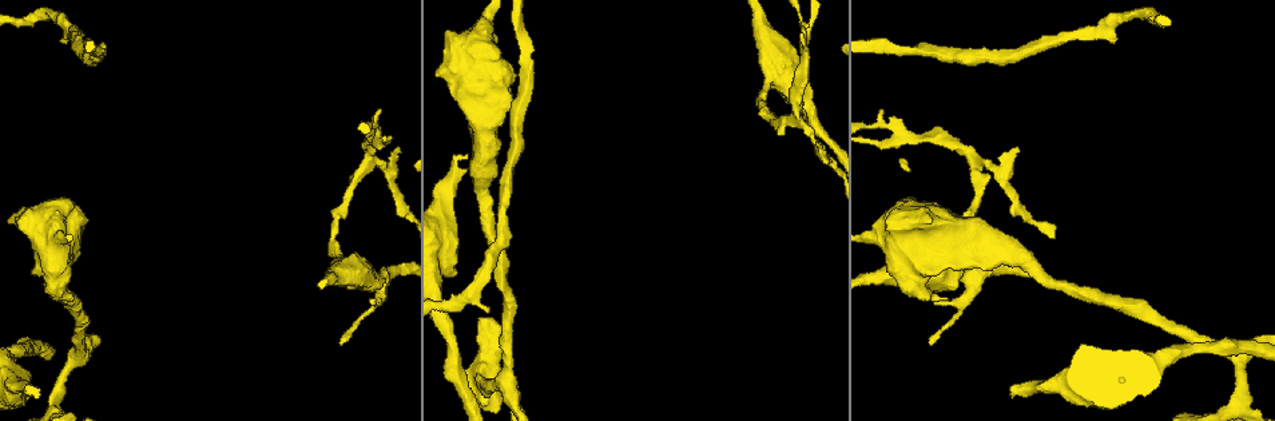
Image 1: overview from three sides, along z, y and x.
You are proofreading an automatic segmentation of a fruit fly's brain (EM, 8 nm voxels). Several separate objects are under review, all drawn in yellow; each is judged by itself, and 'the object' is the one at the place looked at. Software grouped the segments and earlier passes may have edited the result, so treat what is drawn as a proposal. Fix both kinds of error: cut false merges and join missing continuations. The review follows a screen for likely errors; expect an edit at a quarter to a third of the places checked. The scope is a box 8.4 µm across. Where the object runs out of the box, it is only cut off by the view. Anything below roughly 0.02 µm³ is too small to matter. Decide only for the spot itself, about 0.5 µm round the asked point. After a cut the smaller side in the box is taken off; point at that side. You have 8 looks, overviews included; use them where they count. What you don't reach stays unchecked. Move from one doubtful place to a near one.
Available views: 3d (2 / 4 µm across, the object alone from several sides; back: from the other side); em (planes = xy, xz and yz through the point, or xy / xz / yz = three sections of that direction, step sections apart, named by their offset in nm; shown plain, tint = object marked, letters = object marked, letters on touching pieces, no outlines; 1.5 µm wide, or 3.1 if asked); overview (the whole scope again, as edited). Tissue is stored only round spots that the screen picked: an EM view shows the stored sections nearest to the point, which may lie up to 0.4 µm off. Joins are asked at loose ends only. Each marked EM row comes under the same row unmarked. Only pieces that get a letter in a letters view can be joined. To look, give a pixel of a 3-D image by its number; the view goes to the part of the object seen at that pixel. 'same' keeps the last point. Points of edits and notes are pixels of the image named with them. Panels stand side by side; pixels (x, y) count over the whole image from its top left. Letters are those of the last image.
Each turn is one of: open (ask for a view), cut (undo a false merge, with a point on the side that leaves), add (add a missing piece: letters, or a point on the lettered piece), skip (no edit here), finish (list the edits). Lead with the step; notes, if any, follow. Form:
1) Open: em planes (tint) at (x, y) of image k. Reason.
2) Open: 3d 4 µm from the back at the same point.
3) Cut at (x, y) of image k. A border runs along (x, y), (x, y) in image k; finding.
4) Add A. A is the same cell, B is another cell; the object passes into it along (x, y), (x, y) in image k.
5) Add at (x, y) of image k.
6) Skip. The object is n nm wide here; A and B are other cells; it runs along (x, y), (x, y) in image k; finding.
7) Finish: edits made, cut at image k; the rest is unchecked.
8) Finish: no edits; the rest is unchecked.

Open: em yz step 4 (letters) at (36, 392) of image 1. Branch stops here.

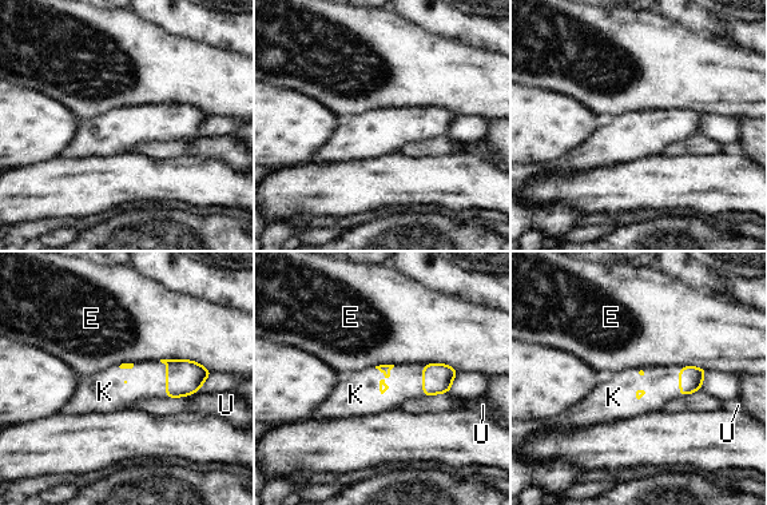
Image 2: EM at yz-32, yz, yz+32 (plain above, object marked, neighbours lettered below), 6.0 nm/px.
Add K. K is the same cell, E and U are other cells; the object passes into it along (183, 377), (166, 380), (146, 380) in image 2; the neuron continues.

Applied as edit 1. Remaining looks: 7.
Open: em planes (letters) at (376, 134) of image 1. A narrow waist.

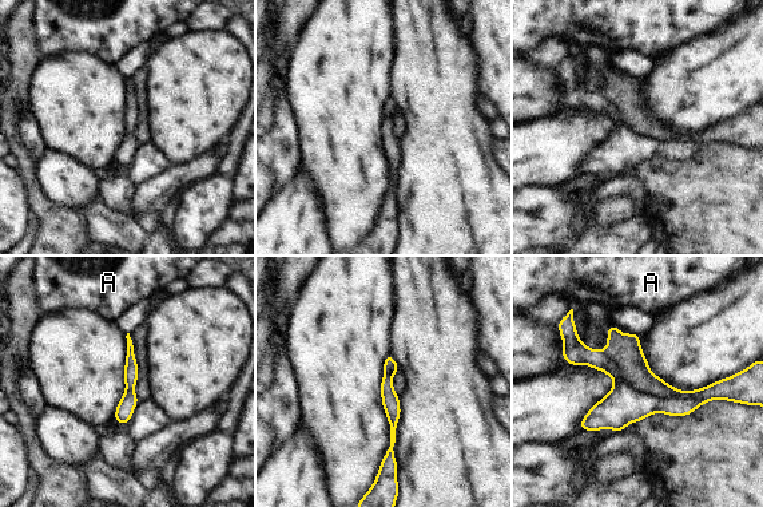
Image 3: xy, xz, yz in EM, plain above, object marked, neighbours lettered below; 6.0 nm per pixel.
Cut at (626, 404) of image 3. A is another cell; a second neuron is stuck on.

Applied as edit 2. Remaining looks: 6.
Open: overview.

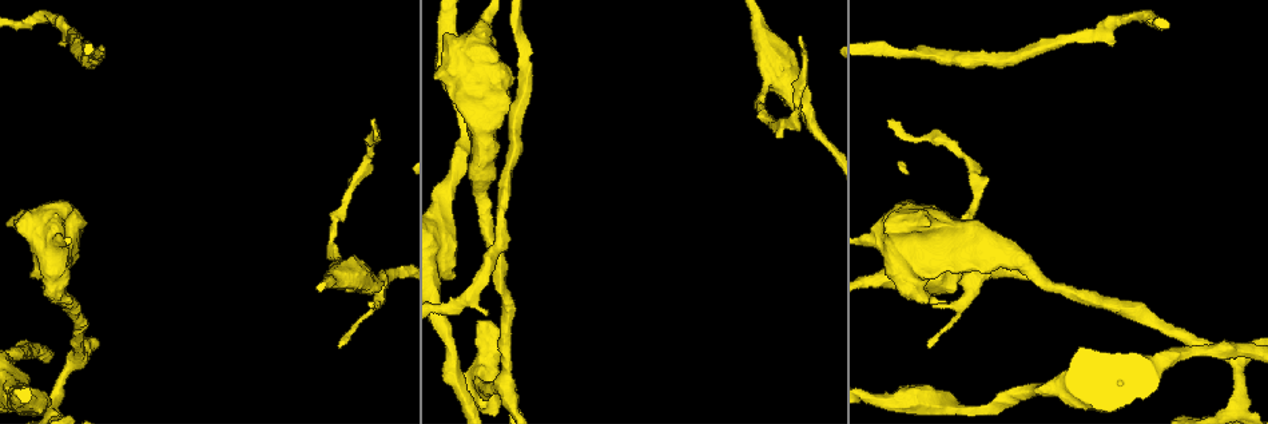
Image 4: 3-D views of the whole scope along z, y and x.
Open: em planes (tint) at (945, 300) of image 4. Stops while still wide.

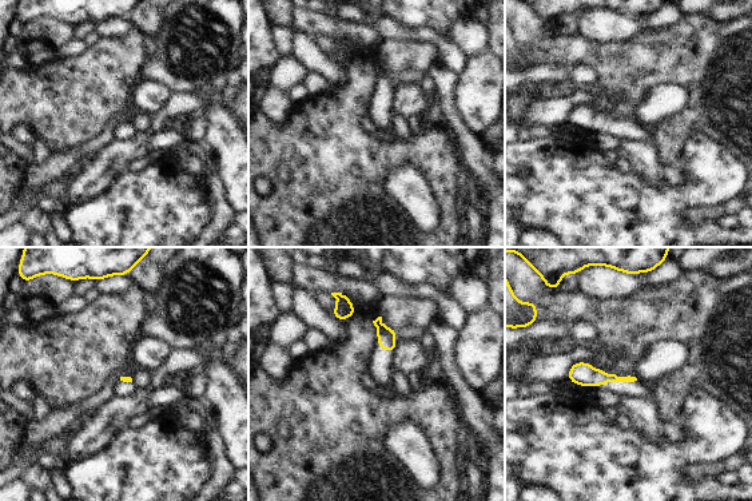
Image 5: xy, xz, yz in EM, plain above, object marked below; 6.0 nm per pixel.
Open: em planes (letters) at the same point.

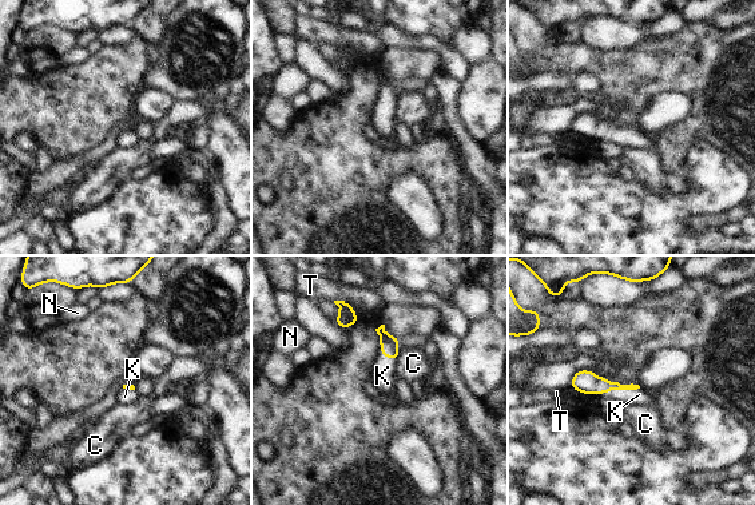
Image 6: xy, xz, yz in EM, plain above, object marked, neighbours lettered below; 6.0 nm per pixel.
Add K. K is the same cell, C, N and T are other cells; the object passes into it along (584, 381), (615, 389), (639, 397) in image 6; it goes on there.

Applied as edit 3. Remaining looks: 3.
Finish: edits made, add at image 2, cut at image 3, add at image 6; the rest is unchecked.

